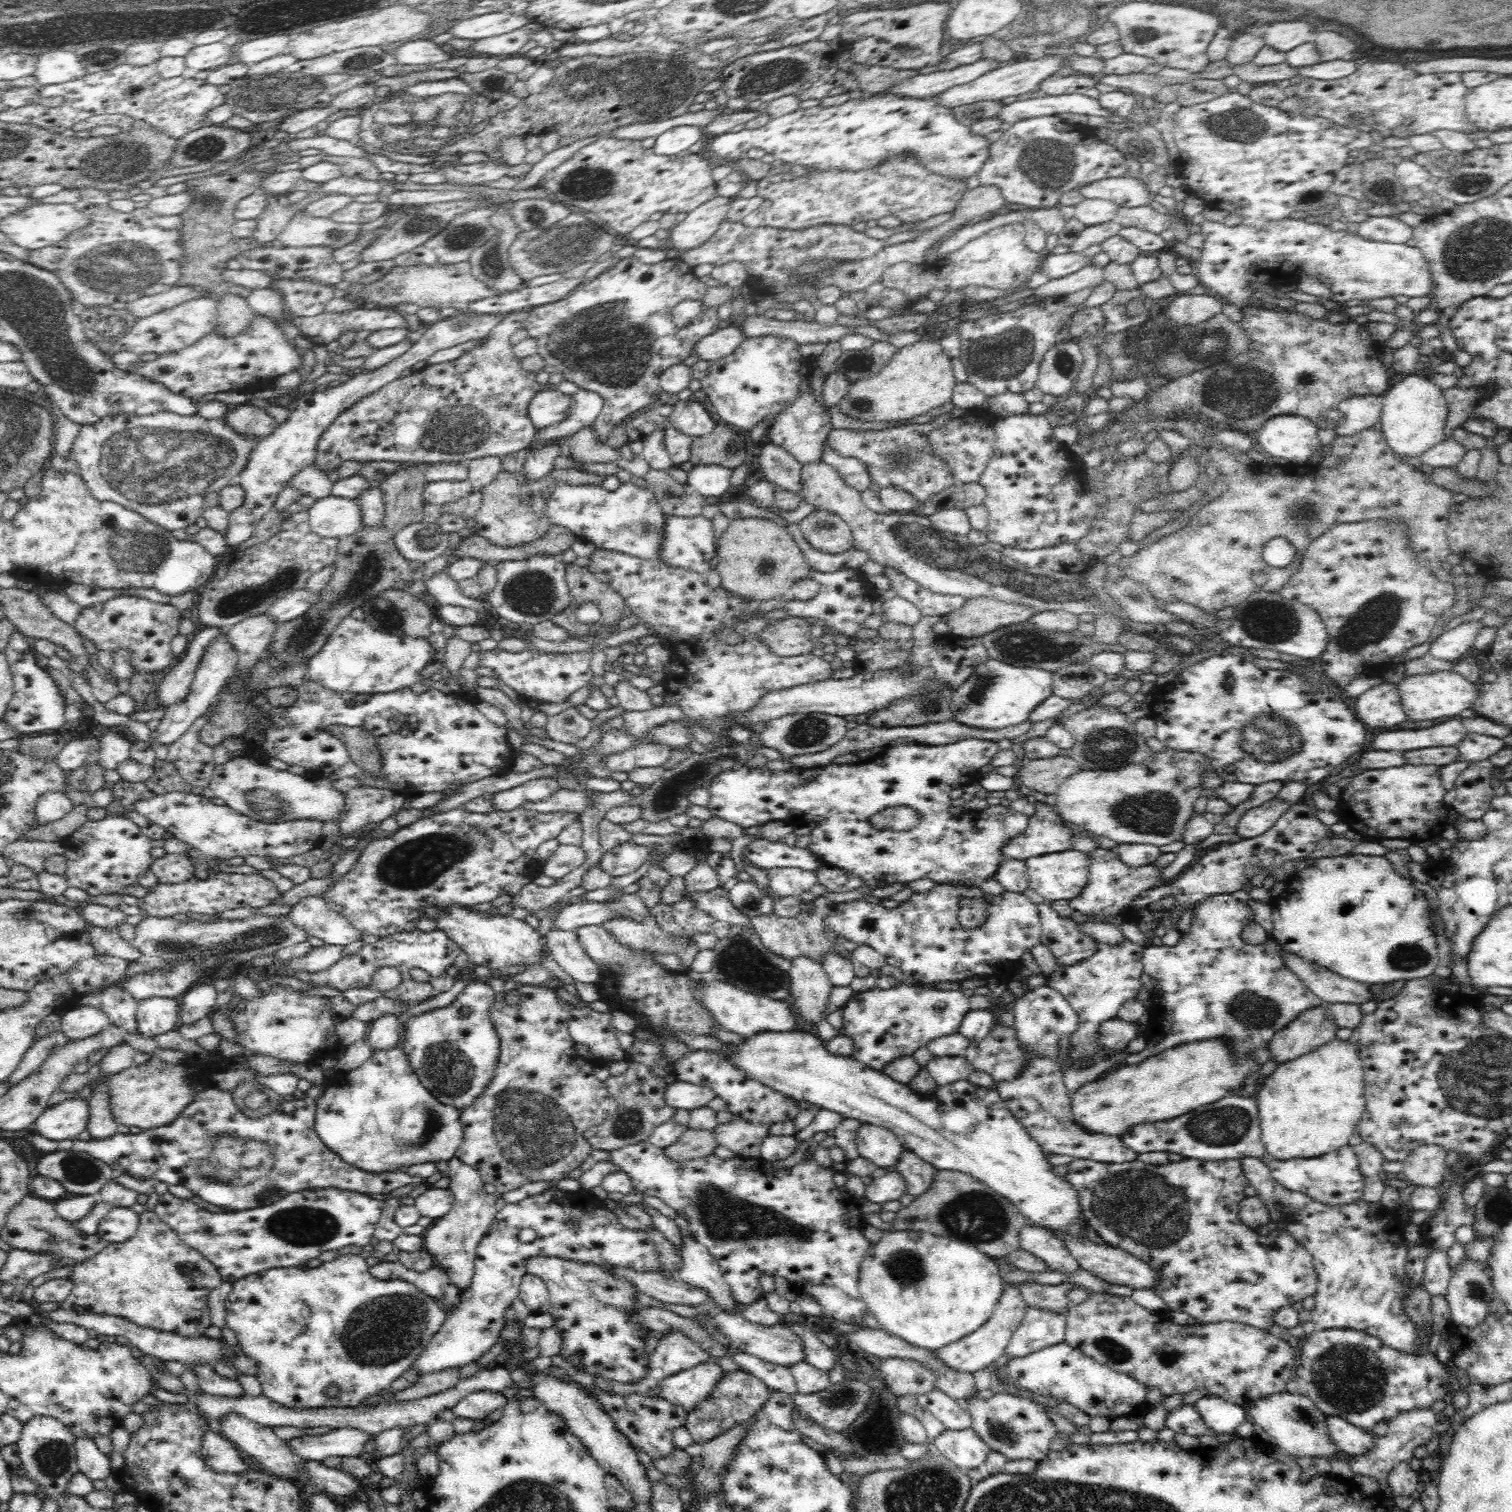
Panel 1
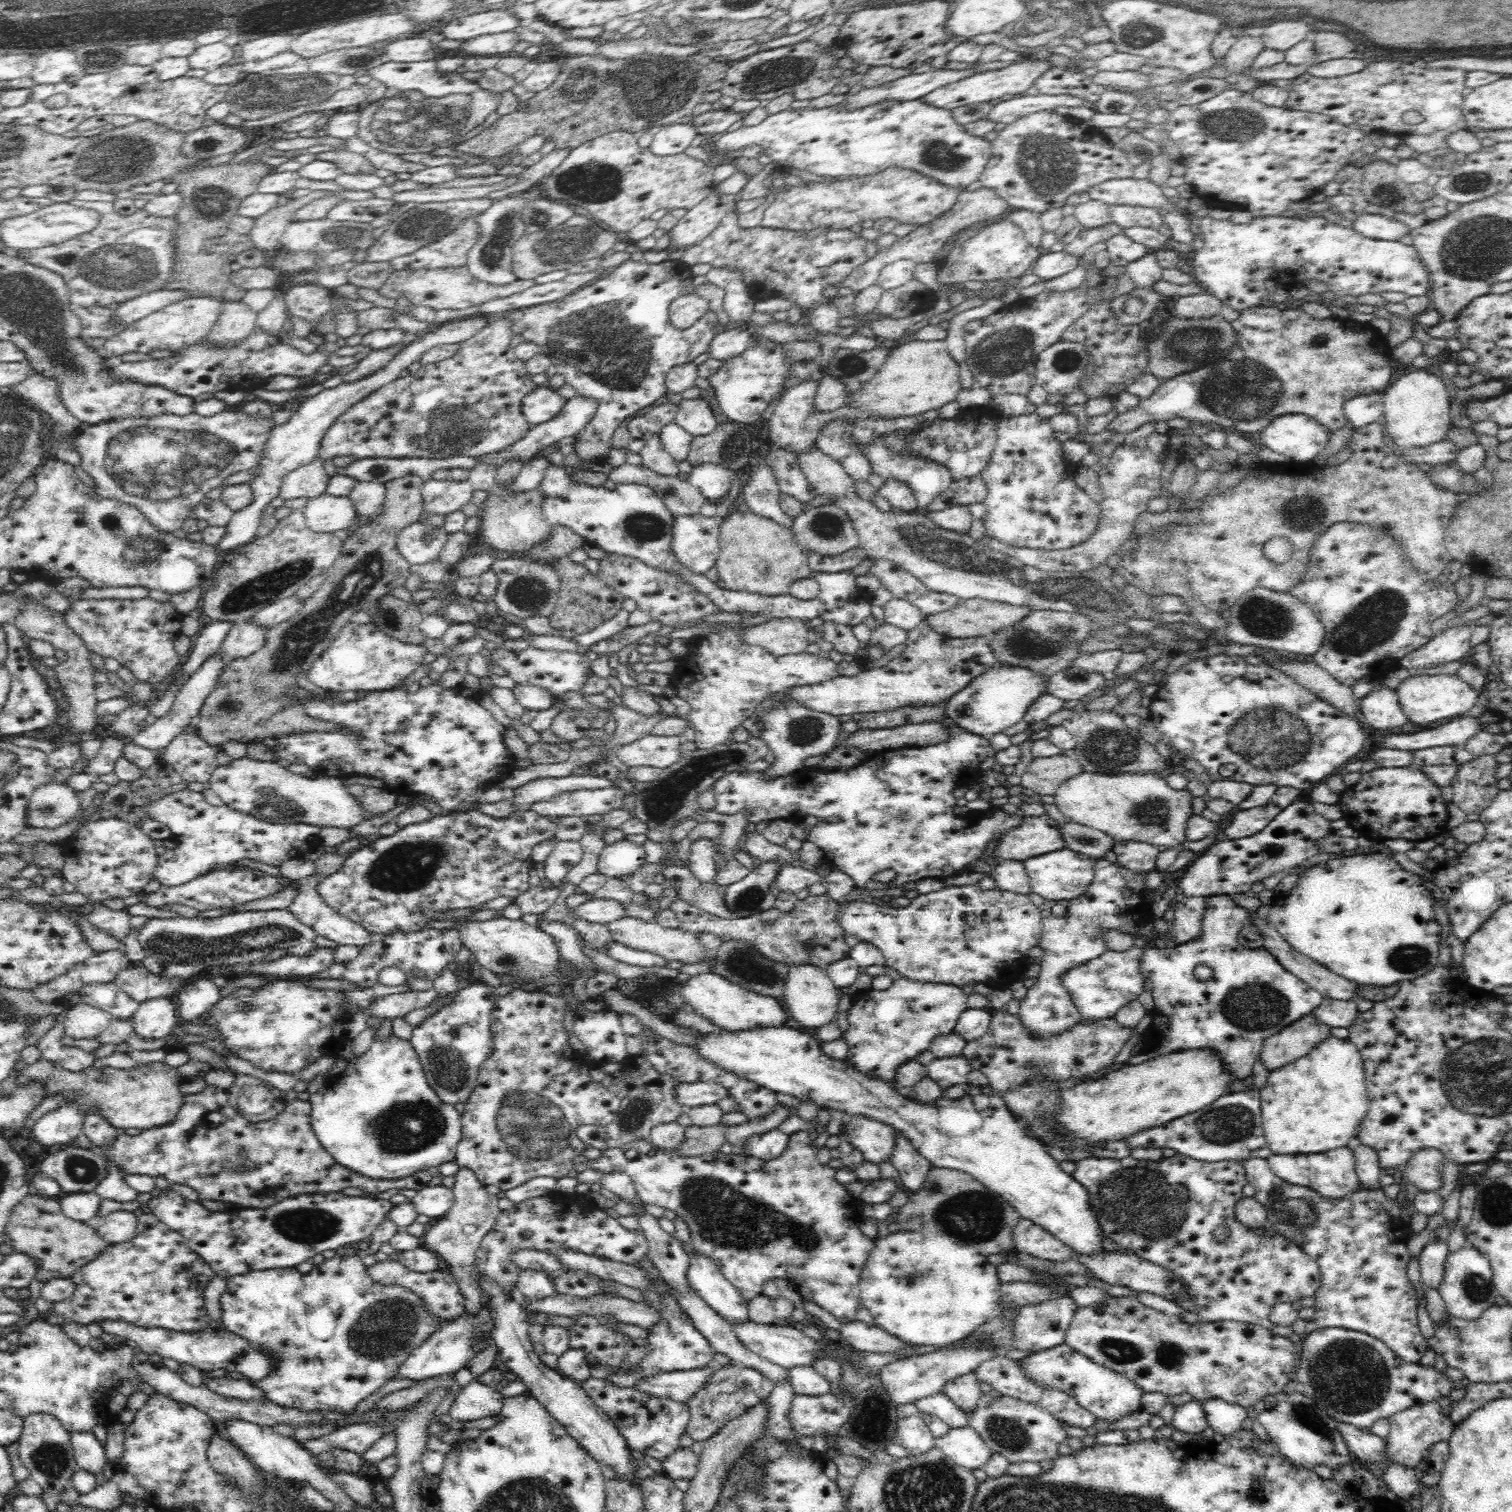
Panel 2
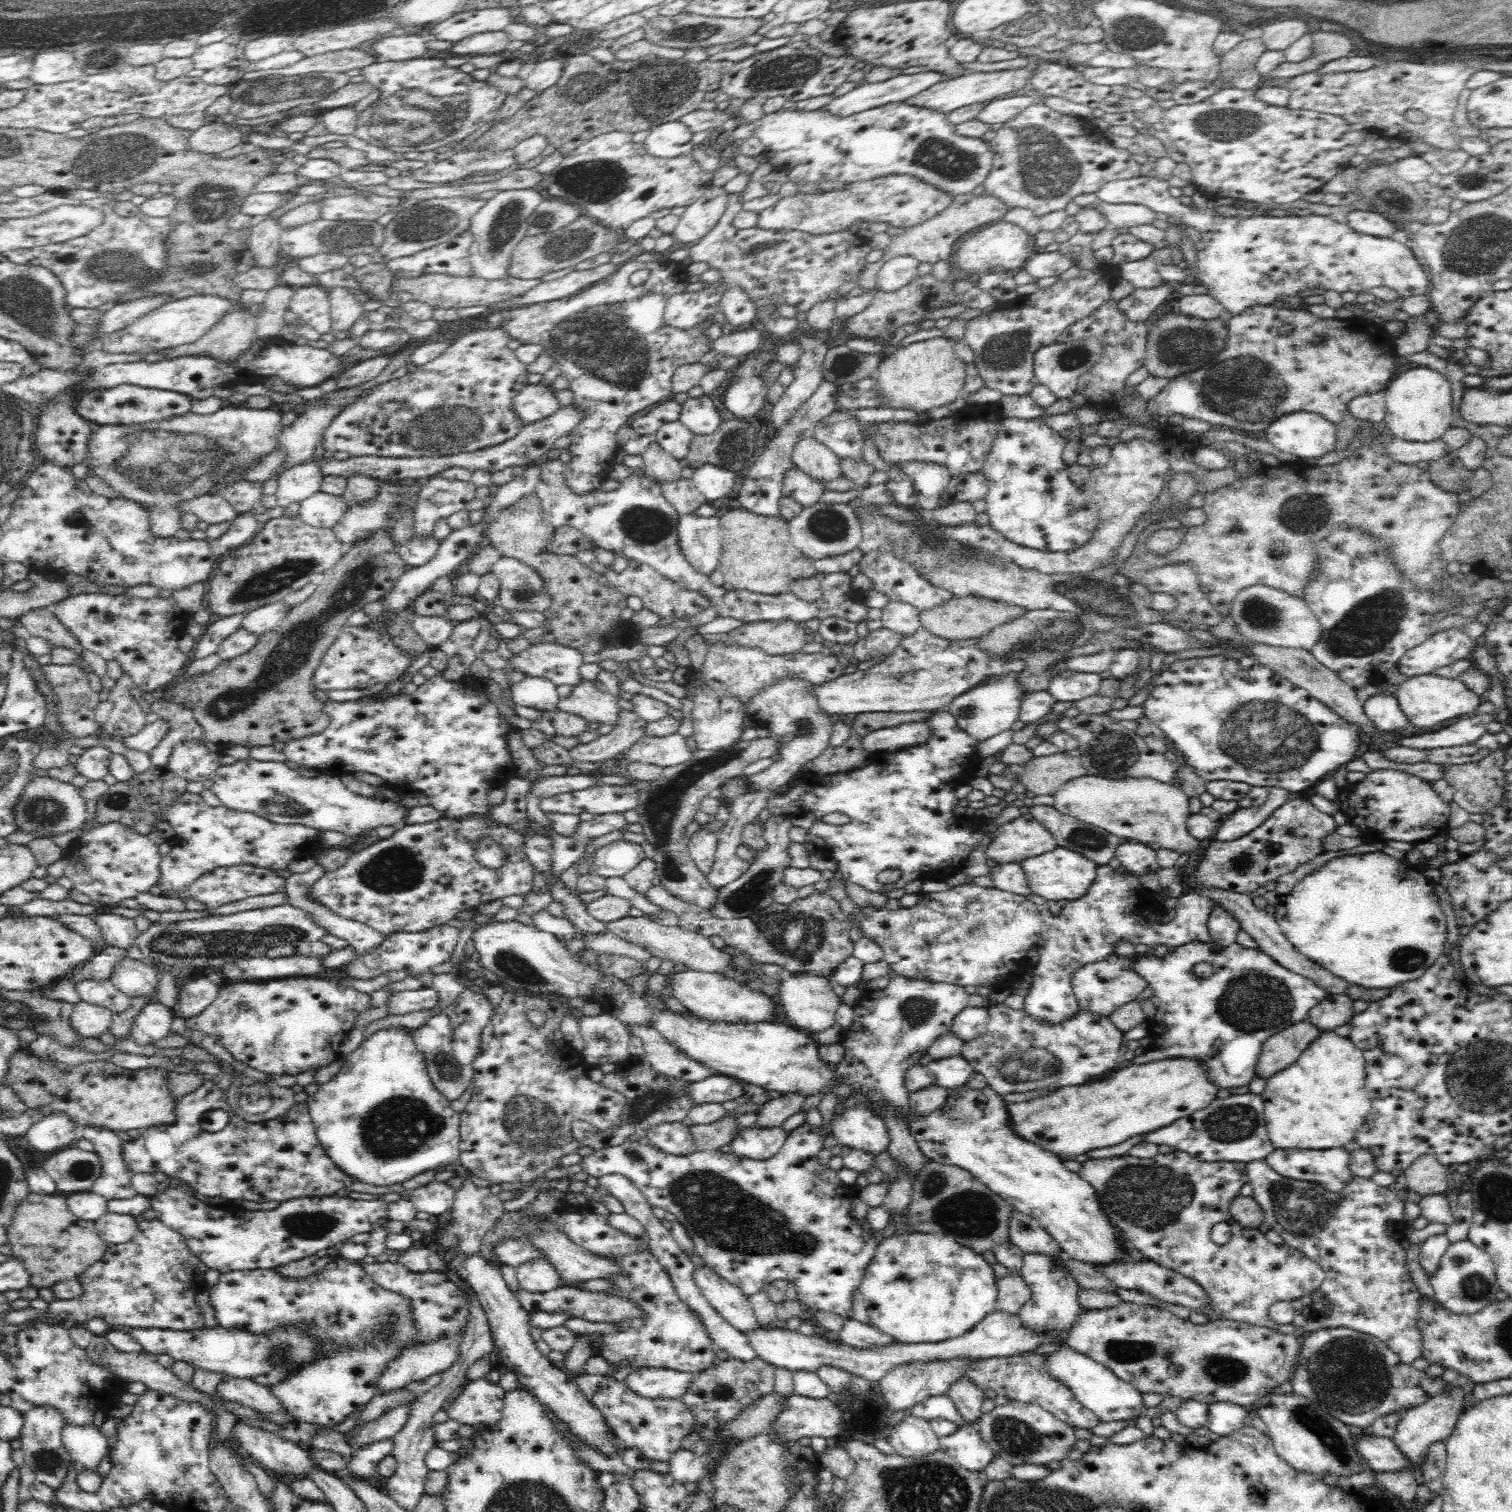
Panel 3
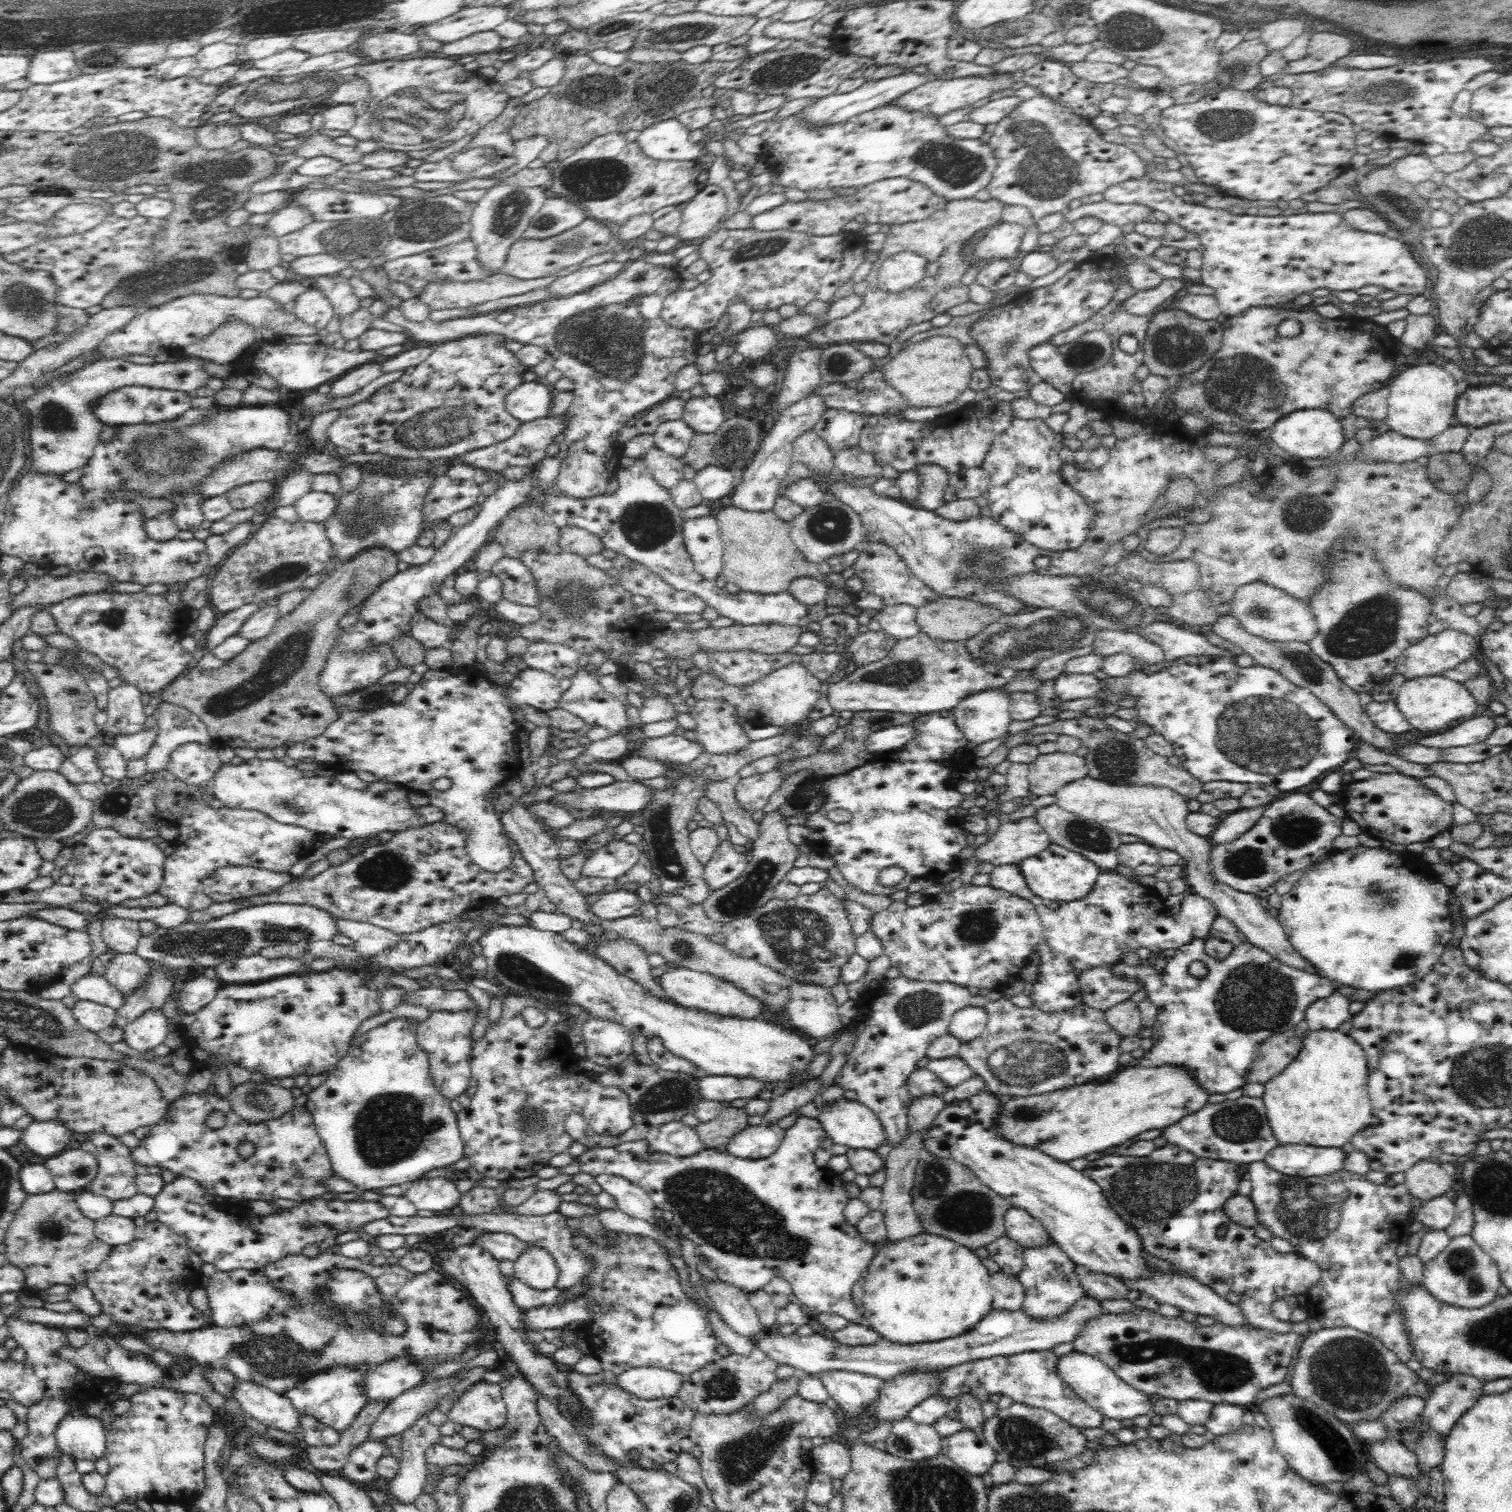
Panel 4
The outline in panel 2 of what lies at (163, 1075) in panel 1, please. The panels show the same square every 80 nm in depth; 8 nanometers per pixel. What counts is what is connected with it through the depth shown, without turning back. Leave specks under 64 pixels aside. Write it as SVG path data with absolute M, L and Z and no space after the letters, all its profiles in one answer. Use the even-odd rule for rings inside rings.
M40 1060L34 1066L23 1066L18 1062L15 1067L18 1073L17 1086L28 1084L32 1080L45 1082L45 1094L60 1094L74 1090L78 1092L75 1103L86 1114L97 1110L116 1129L136 1128L142 1131L171 1124L180 1107L183 1105L186 1094L179 1087L184 1077L177 1068L168 1066L164 1061L139 1065L138 1068L119 1070L104 1066L104 1068L88 1068L86 1072L69 1072L52 1062Z

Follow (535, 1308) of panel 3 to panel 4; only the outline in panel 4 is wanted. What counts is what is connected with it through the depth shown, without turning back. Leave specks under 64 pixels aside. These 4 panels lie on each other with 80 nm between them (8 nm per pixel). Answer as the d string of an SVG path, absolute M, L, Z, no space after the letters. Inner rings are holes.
M505 1279L509 1291L512 1293L515 1303L522 1311L527 1311L540 1306L556 1306L563 1305L570 1301L575 1301L581 1297L584 1292L578 1295L569 1295L568 1289L551 1288L550 1290L537 1291L530 1286L522 1283L518 1279Z

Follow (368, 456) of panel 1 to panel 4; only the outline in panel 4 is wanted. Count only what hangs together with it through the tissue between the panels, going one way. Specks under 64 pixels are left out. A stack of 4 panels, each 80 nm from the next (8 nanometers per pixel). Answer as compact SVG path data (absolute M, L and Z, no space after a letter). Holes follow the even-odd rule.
M476 334L437 344L432 354L422 364L417 364L410 374L404 373L368 399L340 412L326 429L327 440L334 446L346 448L349 454L382 454L390 458L444 460L464 452L486 448L514 436L521 425L508 412L505 400L524 382L525 365L506 347L502 335Z

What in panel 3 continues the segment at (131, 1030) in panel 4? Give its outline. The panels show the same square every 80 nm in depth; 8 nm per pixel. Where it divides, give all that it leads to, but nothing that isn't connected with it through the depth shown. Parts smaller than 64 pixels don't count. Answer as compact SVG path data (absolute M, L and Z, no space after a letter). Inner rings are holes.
M151 1001L135 1017L132 1024L132 1039L136 1044L153 1045L171 1034L171 1025L176 1012L161 1004Z

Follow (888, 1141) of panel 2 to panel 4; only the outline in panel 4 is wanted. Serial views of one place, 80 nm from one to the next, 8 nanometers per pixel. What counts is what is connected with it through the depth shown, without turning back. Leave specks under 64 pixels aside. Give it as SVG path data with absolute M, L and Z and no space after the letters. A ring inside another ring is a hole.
M840 1099L828 1105L823 1105L819 1102L818 1107L819 1124L828 1133L829 1139L834 1144L847 1146L854 1150L868 1149L876 1151L887 1141L880 1119L867 1106L860 1104L858 1101L845 1101L844 1099Z

